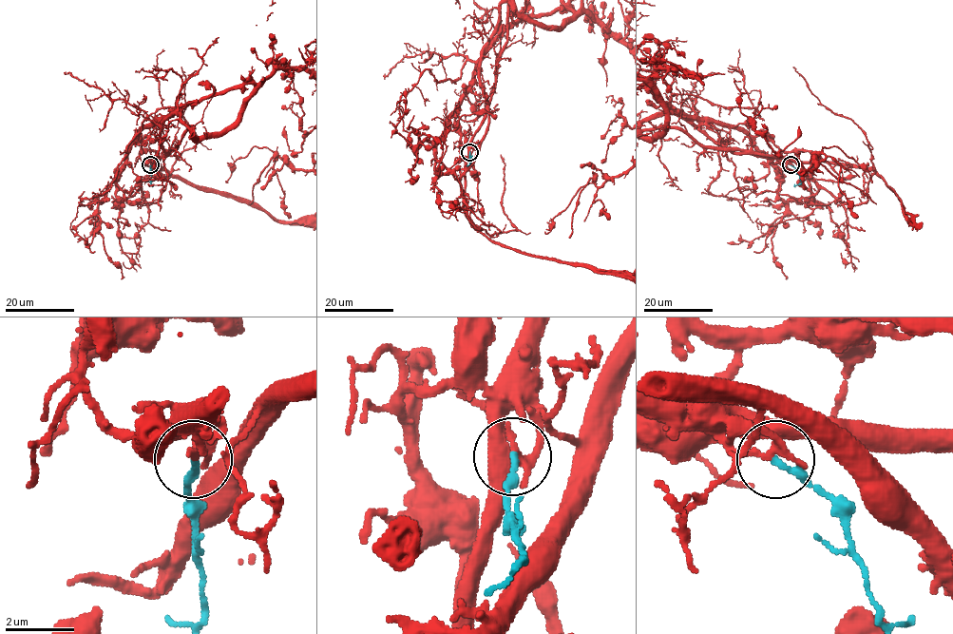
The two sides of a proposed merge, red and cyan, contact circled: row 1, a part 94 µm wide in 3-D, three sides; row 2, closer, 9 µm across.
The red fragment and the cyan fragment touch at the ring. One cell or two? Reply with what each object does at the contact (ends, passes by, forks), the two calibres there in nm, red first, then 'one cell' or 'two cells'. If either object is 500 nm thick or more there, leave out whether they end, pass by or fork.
red forks | cyan ends | 200/240 nm | one cell

